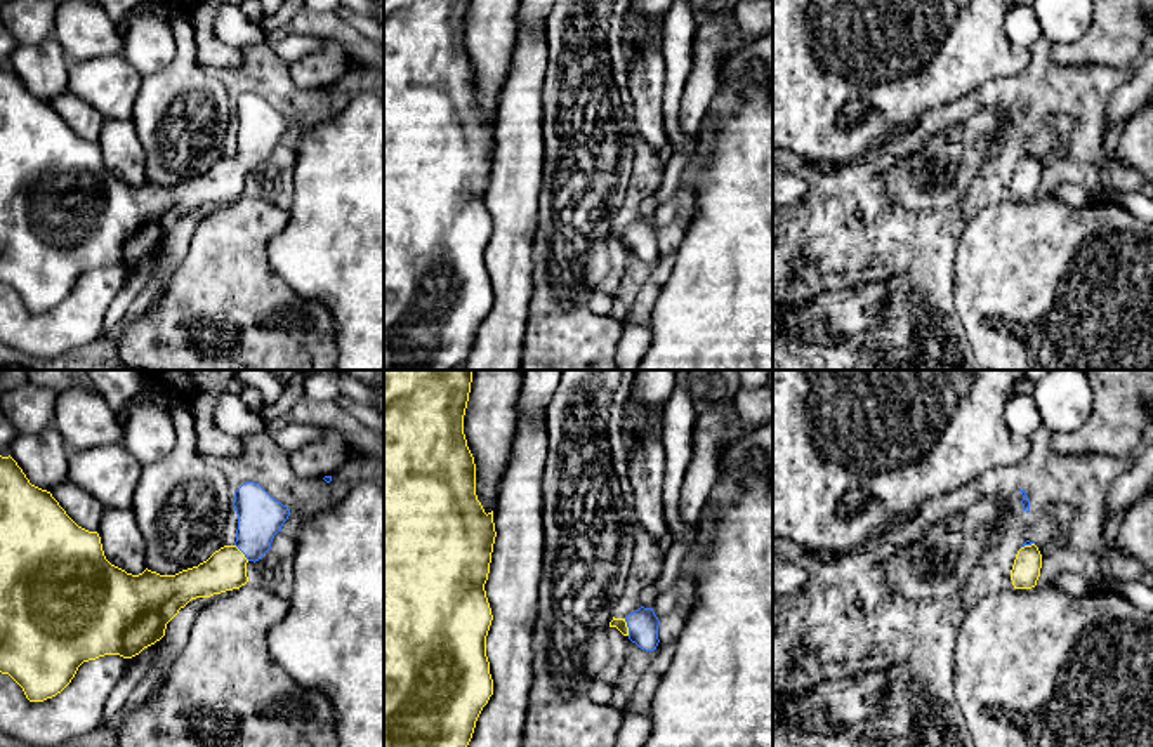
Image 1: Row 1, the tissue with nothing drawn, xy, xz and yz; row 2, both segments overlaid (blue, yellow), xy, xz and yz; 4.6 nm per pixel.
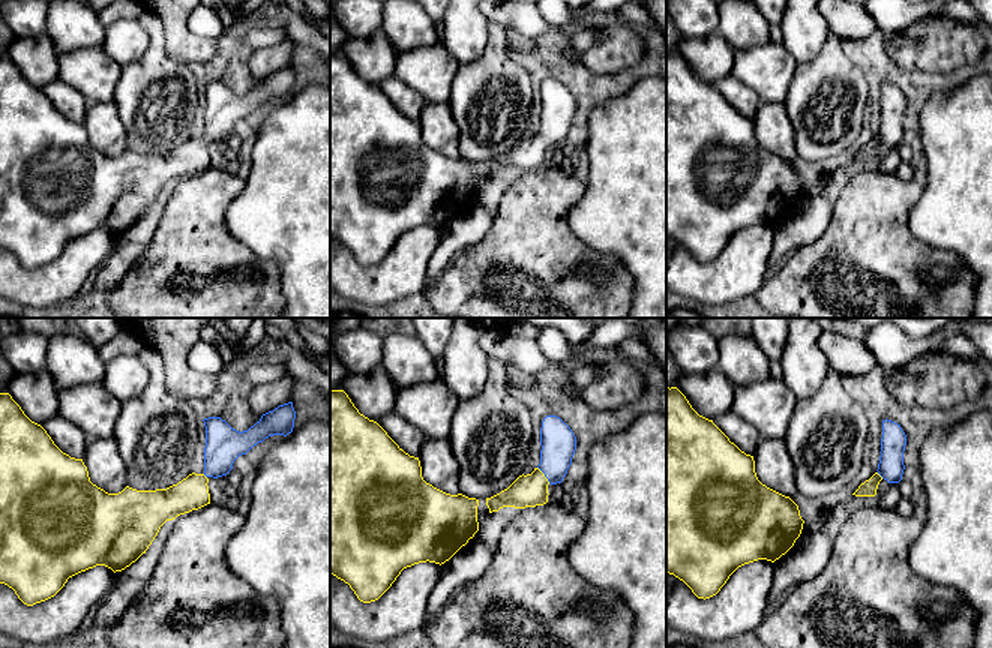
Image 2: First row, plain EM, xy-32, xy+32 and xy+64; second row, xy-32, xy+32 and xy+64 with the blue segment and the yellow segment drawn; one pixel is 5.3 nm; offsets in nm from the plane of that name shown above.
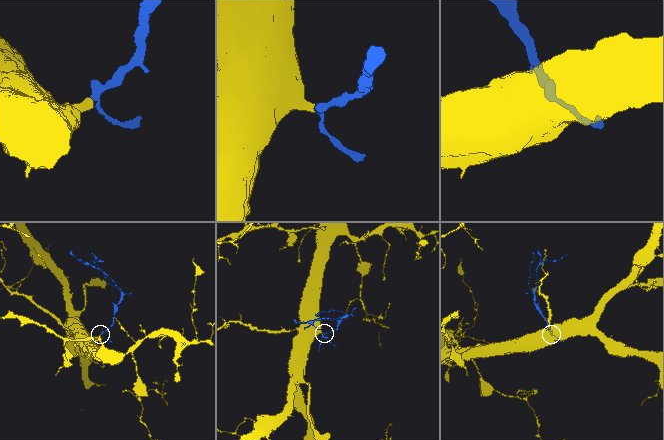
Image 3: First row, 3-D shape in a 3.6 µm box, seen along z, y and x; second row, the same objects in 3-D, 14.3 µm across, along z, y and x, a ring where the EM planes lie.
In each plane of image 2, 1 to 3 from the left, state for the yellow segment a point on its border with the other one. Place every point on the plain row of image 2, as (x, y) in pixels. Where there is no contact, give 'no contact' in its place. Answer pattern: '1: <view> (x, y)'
1: no contact
2: xy+32 (545, 140)
3: xy+64 (880, 138)

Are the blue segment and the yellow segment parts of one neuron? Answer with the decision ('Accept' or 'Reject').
Accept

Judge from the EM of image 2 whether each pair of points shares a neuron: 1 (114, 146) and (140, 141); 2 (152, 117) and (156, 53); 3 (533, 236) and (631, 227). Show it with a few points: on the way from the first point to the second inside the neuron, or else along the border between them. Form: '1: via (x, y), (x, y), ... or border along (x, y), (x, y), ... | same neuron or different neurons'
1: border along (117, 111), (128, 149) | different neurons
2: via (156, 101), (156, 69) | same neuron
3: border along (581, 197), (568, 225), (602, 252) | different neurons

